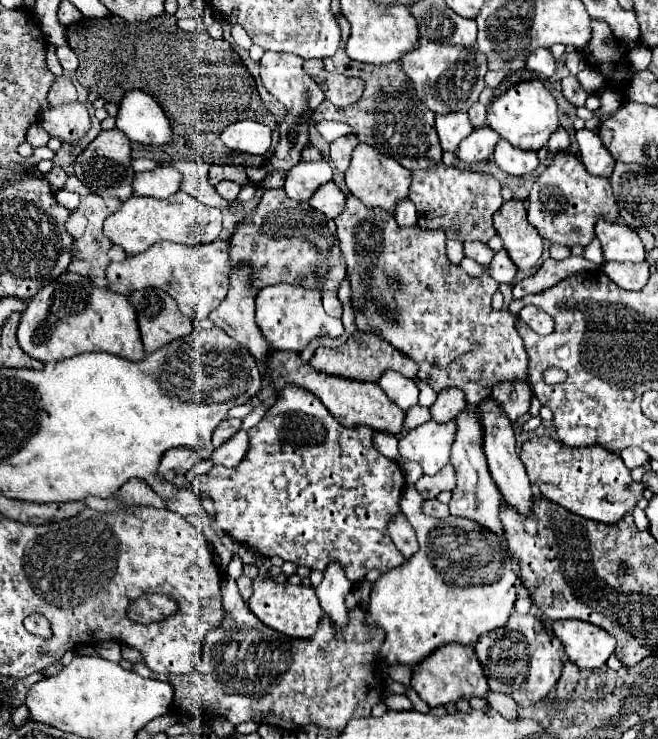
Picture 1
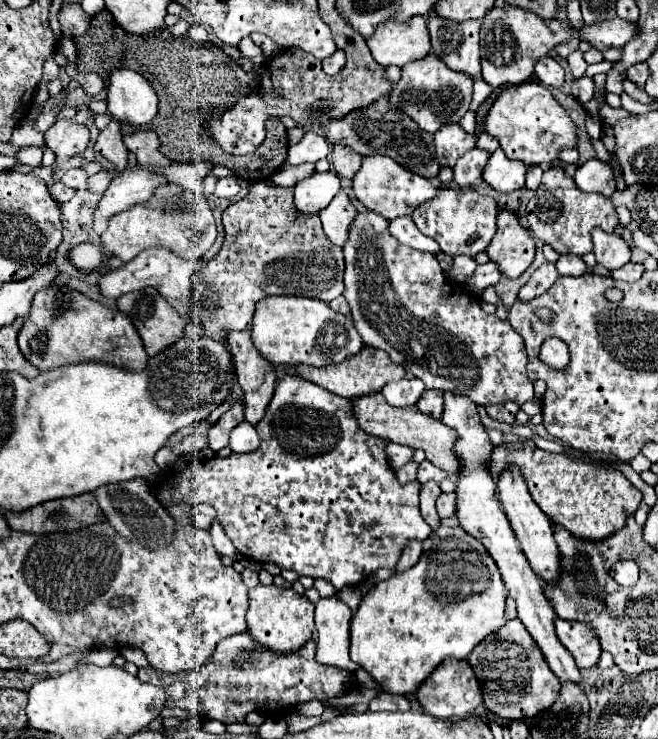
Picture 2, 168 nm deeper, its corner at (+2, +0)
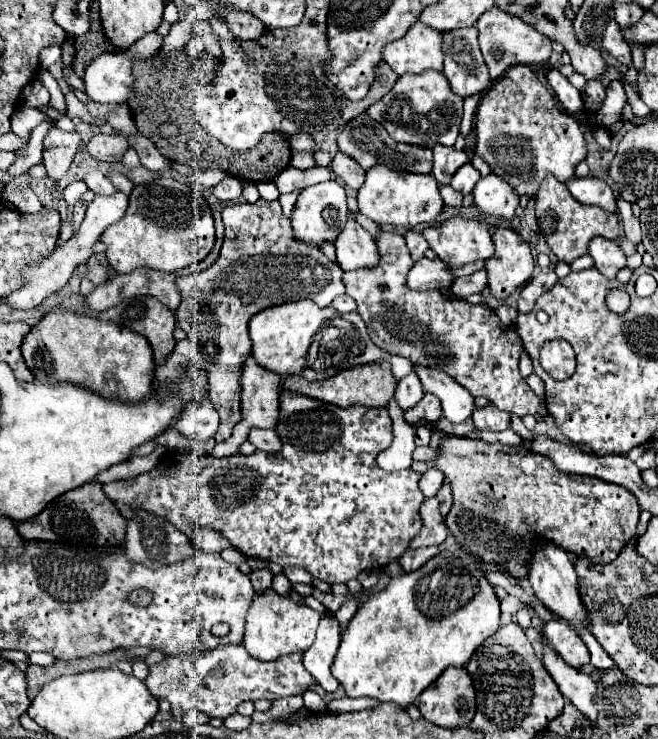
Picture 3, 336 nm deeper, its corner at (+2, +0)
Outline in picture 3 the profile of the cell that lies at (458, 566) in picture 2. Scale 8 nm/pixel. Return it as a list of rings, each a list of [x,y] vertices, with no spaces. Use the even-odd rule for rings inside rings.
[[[439,552],[419,570],[393,576],[387,588],[371,594],[369,600],[359,606],[357,614],[351,618],[341,636],[341,646],[333,660],[331,672],[345,688],[349,698],[371,696],[379,702],[395,702],[407,708],[429,684],[437,680],[445,668],[465,666],[473,652],[499,630],[499,624],[499,600],[485,576],[481,558],[473,554],[459,556],[451,552]]]

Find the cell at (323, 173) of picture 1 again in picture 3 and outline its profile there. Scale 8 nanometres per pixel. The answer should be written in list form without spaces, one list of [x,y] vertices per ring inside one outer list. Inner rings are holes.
[[[329,180],[329,182],[309,186],[299,194],[295,210],[293,210],[291,226],[295,230],[295,238],[303,240],[303,242],[309,242],[309,244],[315,244],[315,246],[321,240],[333,242],[333,238],[337,236],[337,230],[345,224],[347,212],[349,210],[347,210],[347,202],[345,202],[345,188],[339,182]]]

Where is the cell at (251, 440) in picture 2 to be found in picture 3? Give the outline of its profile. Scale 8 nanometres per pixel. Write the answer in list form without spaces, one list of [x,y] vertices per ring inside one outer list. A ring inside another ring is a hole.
[[[251,428],[251,430],[249,430],[249,442],[251,442],[257,450],[265,450],[265,452],[277,452],[277,450],[281,448],[281,442],[279,442],[275,430]]]

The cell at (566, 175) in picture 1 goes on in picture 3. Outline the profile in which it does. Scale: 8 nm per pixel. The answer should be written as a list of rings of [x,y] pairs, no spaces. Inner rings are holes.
[[[547,174],[539,186],[539,192],[535,196],[535,216],[539,232],[549,244],[551,252],[567,264],[587,254],[589,240],[593,236],[603,236],[609,240],[615,240],[619,236],[619,218],[615,212],[607,212],[597,206],[585,206],[579,200],[573,200],[567,186],[563,182],[557,182],[553,174]]]

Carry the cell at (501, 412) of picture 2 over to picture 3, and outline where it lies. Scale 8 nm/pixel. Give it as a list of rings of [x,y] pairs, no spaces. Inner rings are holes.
[[[483,406],[483,408],[475,408],[473,412],[473,422],[479,430],[507,430],[511,424],[511,414],[497,410],[495,406]]]

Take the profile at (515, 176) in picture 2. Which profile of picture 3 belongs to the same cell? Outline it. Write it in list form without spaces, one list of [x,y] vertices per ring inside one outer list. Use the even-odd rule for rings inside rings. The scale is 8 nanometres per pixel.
[[[493,172],[483,176],[475,184],[473,198],[475,198],[475,206],[479,206],[485,214],[501,216],[505,220],[511,220],[519,206],[519,196],[515,188]]]

